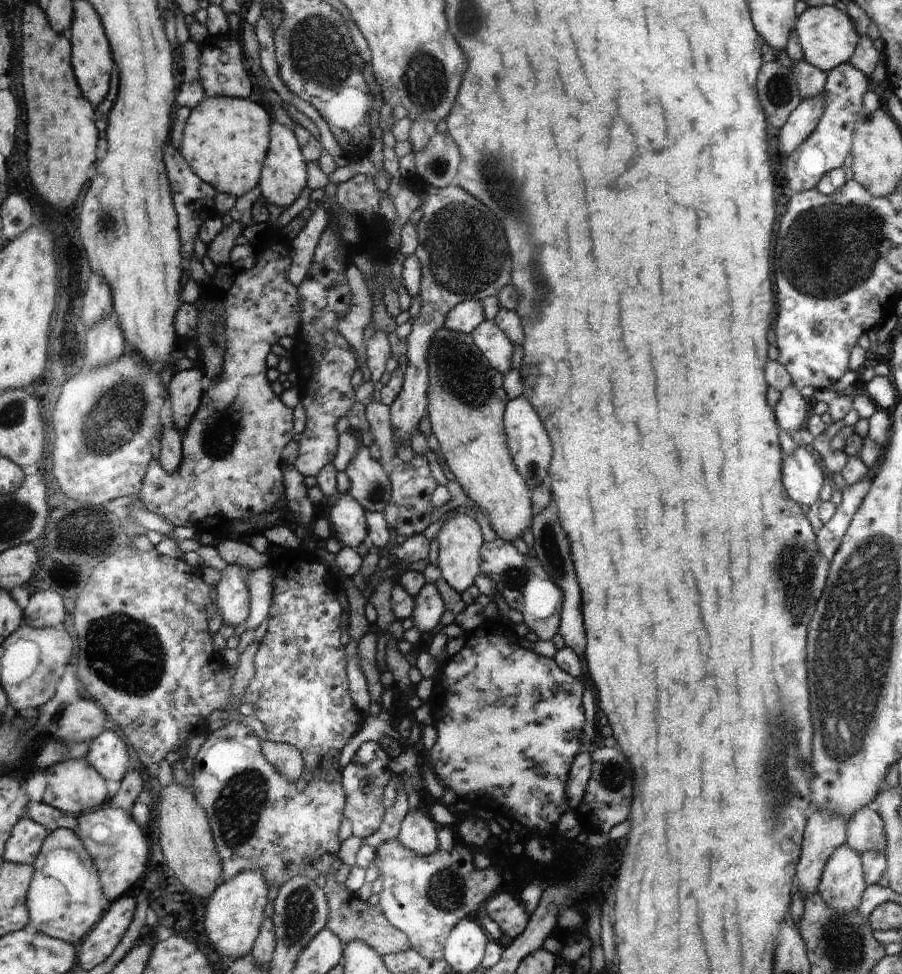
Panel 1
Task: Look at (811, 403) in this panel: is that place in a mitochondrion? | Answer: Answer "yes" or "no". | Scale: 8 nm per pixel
no

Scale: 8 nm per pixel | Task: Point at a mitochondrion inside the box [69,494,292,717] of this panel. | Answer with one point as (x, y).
(117, 647)

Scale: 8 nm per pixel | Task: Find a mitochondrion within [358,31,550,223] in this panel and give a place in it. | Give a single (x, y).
(424, 78)

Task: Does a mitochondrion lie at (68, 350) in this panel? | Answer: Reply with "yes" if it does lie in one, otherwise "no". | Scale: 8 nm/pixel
yes

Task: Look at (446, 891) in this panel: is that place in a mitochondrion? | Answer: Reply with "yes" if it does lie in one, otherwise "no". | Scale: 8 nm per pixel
yes

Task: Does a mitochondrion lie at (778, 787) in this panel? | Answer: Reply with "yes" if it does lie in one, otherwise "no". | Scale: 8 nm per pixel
yes

